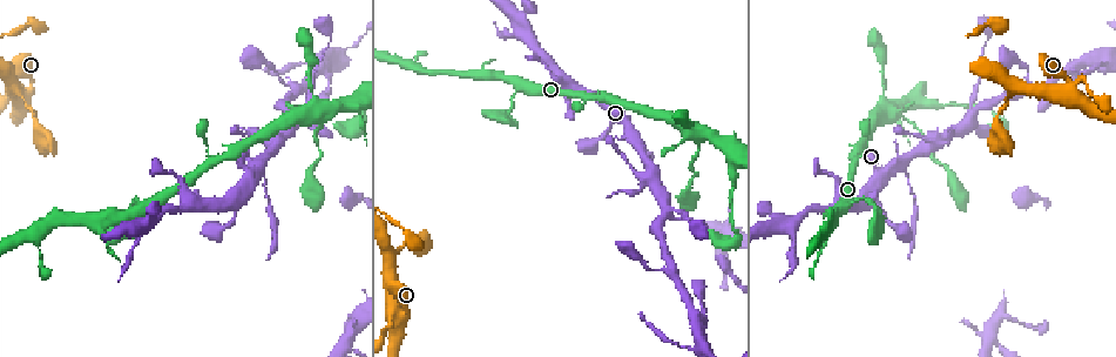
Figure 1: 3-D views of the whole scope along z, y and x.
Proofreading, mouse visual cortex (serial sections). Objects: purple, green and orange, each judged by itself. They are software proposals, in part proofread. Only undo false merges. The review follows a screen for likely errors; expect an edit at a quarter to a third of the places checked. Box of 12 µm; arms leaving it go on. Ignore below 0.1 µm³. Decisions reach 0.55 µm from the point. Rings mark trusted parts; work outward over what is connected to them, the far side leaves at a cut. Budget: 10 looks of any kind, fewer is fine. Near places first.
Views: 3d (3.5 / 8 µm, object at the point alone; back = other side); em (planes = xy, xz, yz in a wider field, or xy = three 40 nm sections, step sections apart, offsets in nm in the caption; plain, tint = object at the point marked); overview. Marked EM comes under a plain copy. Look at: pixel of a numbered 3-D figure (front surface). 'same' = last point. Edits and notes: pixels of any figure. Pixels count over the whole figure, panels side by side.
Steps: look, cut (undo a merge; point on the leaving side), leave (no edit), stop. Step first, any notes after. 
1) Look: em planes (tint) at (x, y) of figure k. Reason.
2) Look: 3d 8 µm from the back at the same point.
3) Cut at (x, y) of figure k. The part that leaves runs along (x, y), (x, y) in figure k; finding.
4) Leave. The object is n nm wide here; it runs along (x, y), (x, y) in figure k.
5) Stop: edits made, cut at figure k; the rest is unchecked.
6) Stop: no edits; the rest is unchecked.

Look: 3d 8 µm at (970, 119) of figure 1. Branch point.

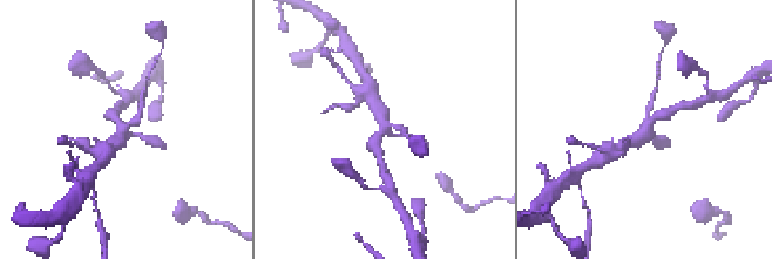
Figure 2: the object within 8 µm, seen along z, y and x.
Look: em xy step 5 (tint) at (647, 127) of figure 2. Shape alone is not enough.

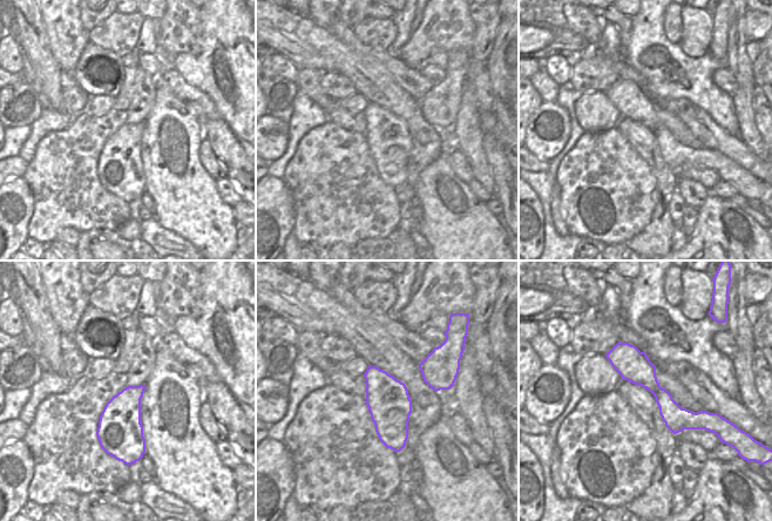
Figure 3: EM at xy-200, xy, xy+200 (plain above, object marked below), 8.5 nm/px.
Leave. It runs along (609, 356), (699, 420) in figure 3; continuous, no second cell.

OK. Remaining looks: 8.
Look: 3d 3.5 µm at (612, 112) of figure 1. Arms part here.

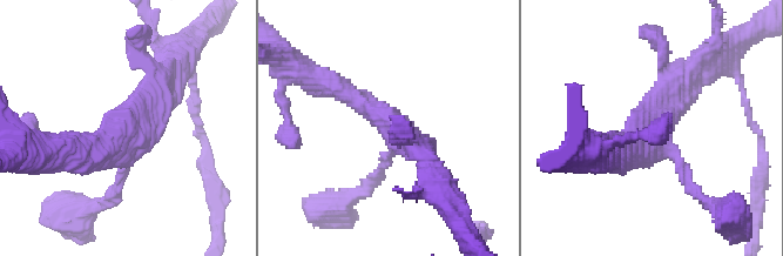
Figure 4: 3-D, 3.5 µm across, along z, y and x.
Look: em xy step 5 (tint) at (132, 128) of figure 4. 3 arms meet here; the arms are 150, 300, 300 nm wide; now the EM.

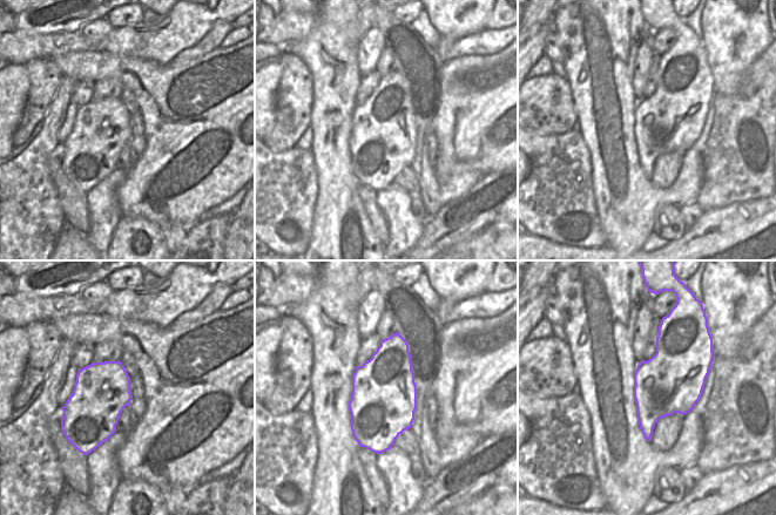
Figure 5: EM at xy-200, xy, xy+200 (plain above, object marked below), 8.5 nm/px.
Leave. It runs along (153, 68), (156, 103), (127, 133), (69, 147) in figure 4; one cell here.

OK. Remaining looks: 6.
Look: 3d 3.5 µm at (191, 206) of figure 1. A fork.

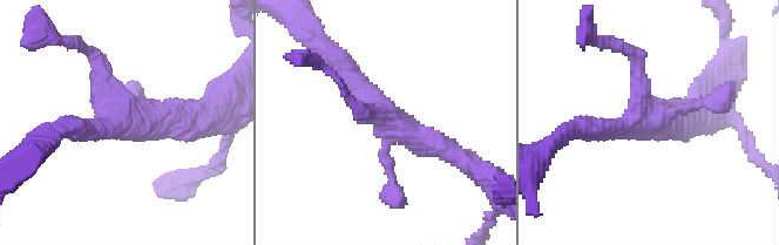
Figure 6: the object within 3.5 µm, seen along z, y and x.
Look: em xy step 3 (tint) at (381, 112) of figure 6. Shape alone is not enough.

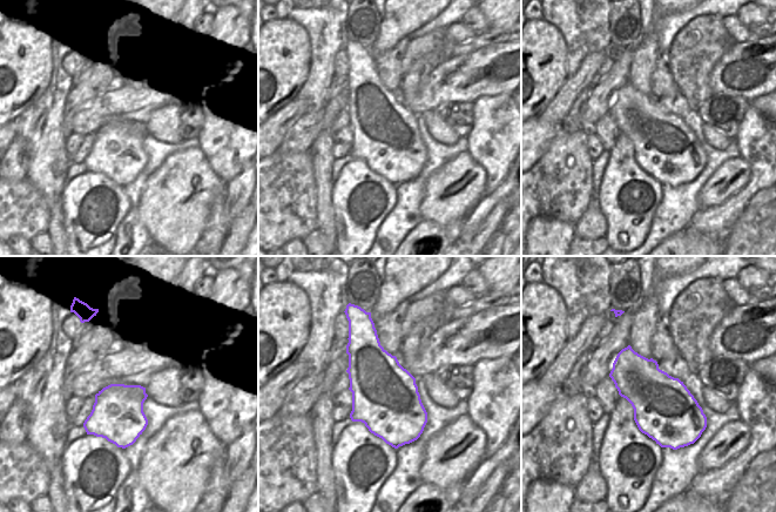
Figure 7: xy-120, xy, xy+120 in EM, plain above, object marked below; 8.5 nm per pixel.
Leave. The object is 550 nm wide here; it runs along (451, 152), (404, 131), (329, 56) in figure 6; continuous, no second cell.

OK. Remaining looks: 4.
Look: 3d 3.5 µm at (1073, 94) of figure 1. Looks like a crossing.

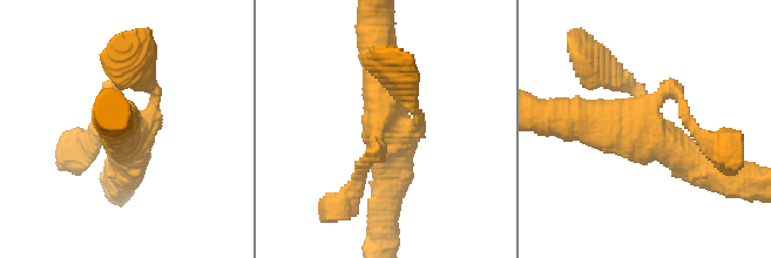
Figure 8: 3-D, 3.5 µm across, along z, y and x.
Look: em xy step 3 (tint) at (137, 130) of figure 8. 4 arms meet here; the arms are 200, 200, 450, 500 nm wide.

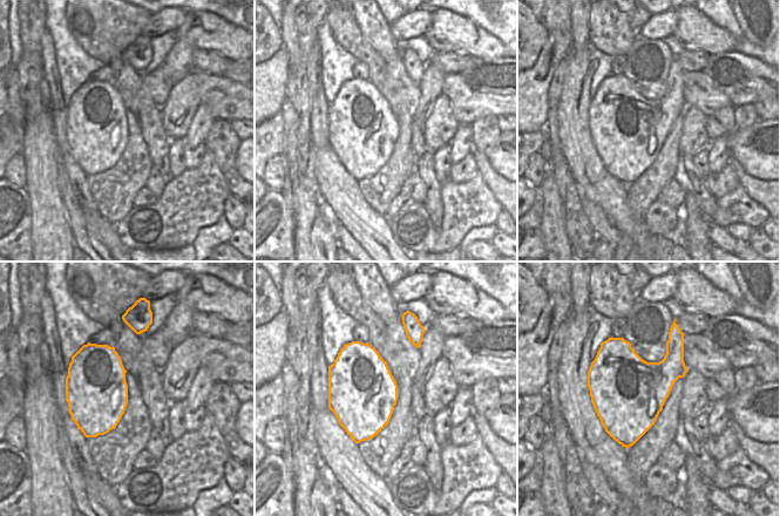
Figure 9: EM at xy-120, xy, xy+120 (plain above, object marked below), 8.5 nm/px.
Leave. The object is 600 nm wide here; it runs along (613, 79), (649, 129), (577, 117) in figure 8; all the same cell.

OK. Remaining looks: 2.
Stop: no edits; the rest is unchecked.

